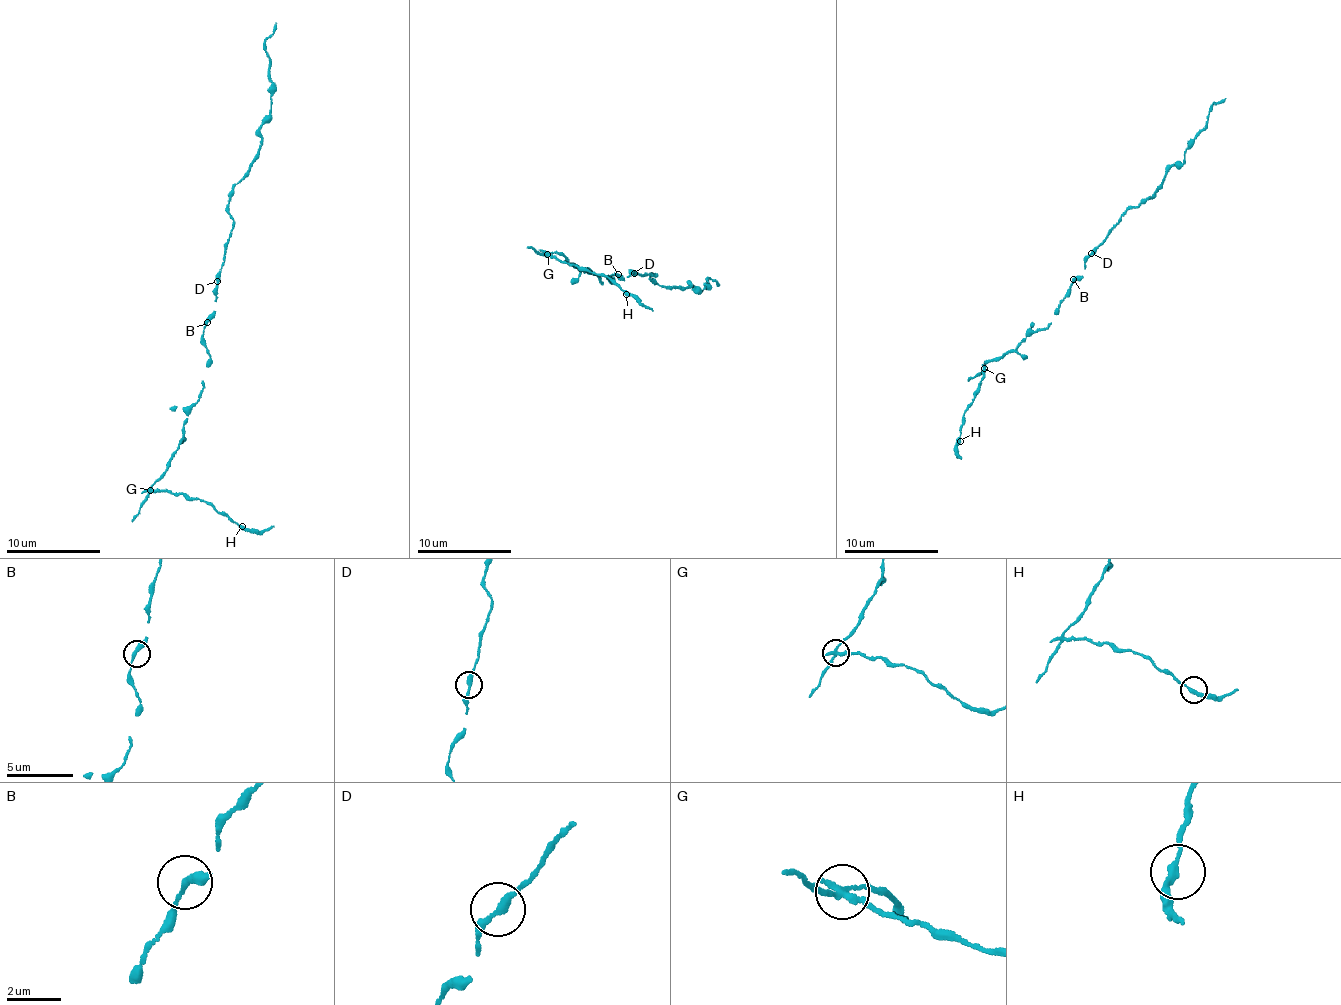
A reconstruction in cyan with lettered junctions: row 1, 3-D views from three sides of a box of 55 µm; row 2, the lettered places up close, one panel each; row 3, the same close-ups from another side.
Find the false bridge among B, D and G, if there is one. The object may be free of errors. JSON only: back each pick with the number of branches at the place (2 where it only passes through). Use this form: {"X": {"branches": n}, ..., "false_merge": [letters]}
{"G": {"branches": 3}, "false_merge": ["G"]}

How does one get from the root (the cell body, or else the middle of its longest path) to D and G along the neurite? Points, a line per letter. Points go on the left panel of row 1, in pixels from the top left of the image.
D: (206, 319), (217, 298), (217, 281)
G: (206, 319), (203, 340), (209, 363), (198, 403), (188, 414), (176, 454), (151, 489)

